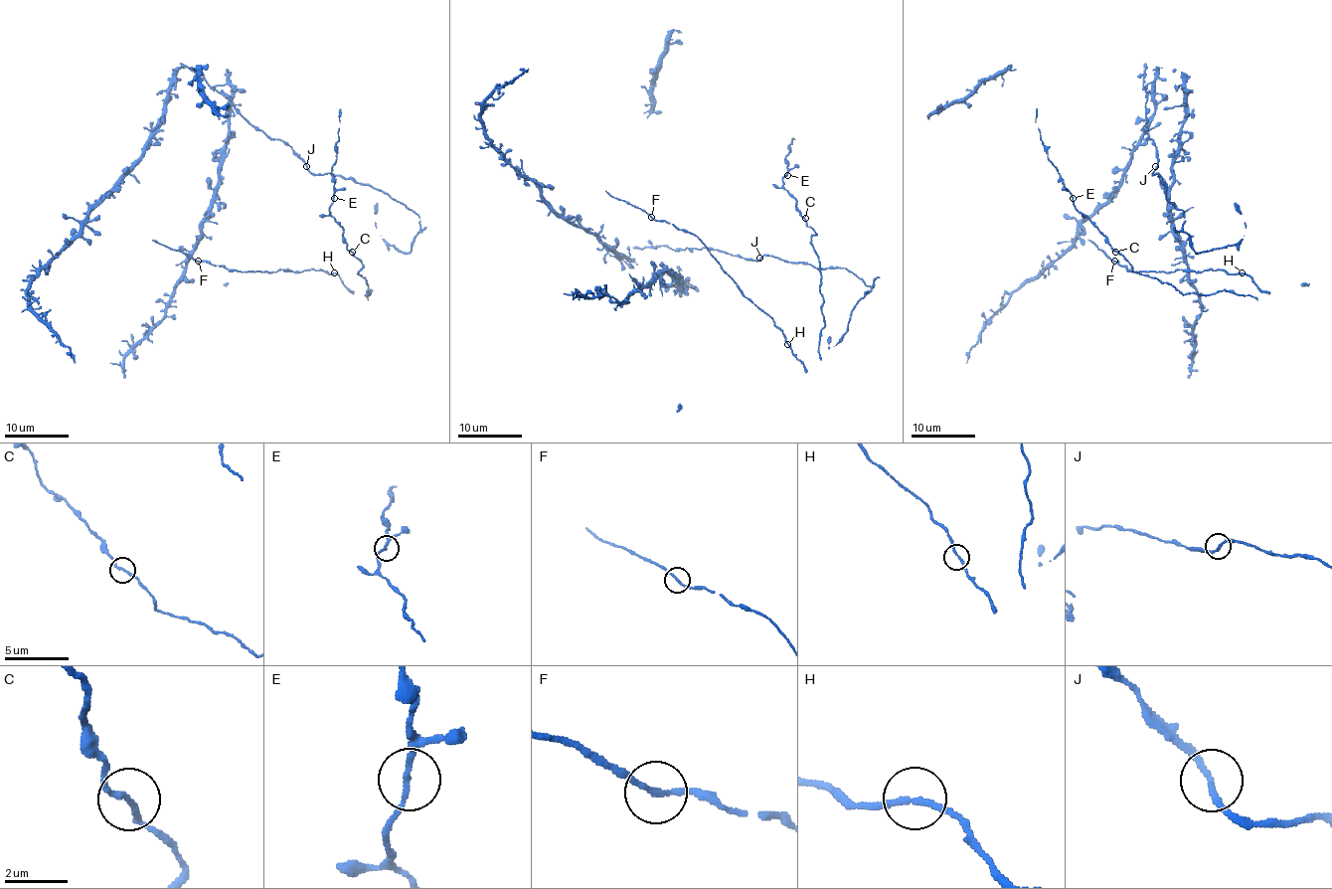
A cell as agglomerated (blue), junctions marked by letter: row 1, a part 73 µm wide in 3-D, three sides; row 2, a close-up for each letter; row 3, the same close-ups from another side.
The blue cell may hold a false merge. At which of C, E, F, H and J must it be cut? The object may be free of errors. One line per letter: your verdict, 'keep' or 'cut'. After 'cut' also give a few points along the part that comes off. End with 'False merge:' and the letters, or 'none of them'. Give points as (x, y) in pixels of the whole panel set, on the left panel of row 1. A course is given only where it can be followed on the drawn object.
C: keep
E: keep
F: keep
H: keep
J: keep
False merge: none of them

